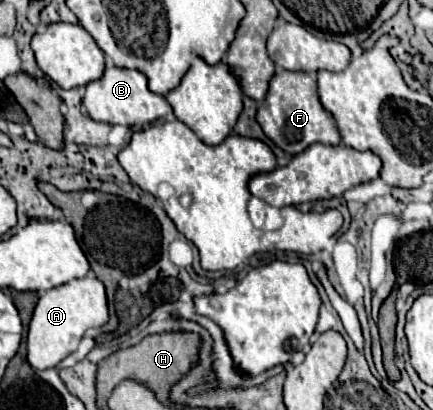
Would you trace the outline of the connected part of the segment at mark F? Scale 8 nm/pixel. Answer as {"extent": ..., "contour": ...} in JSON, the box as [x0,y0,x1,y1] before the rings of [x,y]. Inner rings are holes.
{"extent":[257,70,341,156],"contour":[[[277,70],[269,82],[269,92],[263,104],[257,110],[257,122],[261,124],[267,138],[271,138],[281,150],[295,156],[303,152],[307,146],[321,142],[321,144],[339,144],[341,136],[329,112],[319,102],[317,96],[317,82],[307,72],[289,72]]]}

